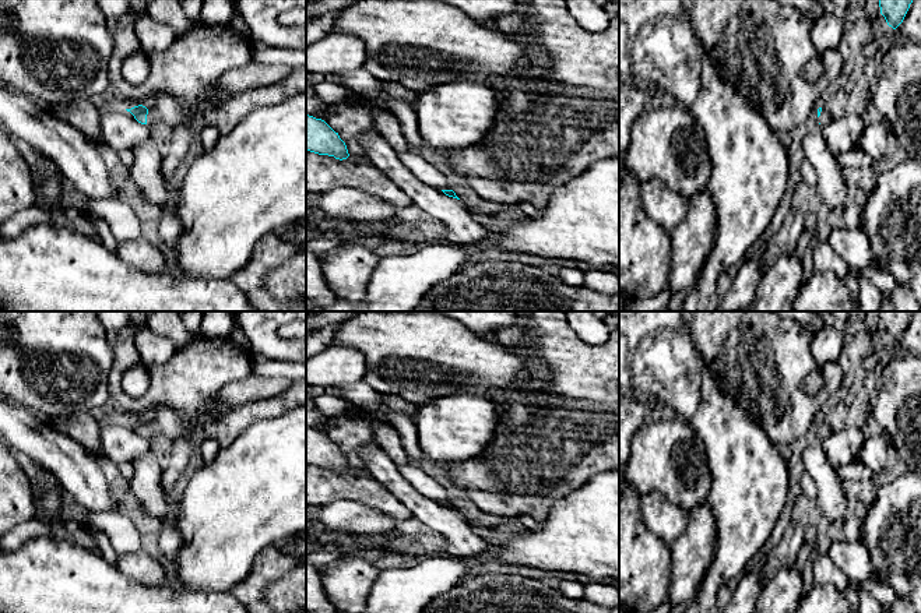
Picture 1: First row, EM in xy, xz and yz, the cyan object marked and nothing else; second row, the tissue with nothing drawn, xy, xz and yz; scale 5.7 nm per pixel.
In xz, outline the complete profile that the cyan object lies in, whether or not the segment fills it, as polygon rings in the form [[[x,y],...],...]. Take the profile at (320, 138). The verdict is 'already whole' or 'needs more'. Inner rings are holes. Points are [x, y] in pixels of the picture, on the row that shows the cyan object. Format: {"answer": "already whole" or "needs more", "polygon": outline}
{"answer": "already whole", "polygon": [[[306,115],[306,151],[347,159],[349,156],[345,142],[324,120]]]}

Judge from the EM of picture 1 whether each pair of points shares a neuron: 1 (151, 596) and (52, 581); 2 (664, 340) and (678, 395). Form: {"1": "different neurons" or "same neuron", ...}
{"1": "same neuron", "2": "same neuron"}

